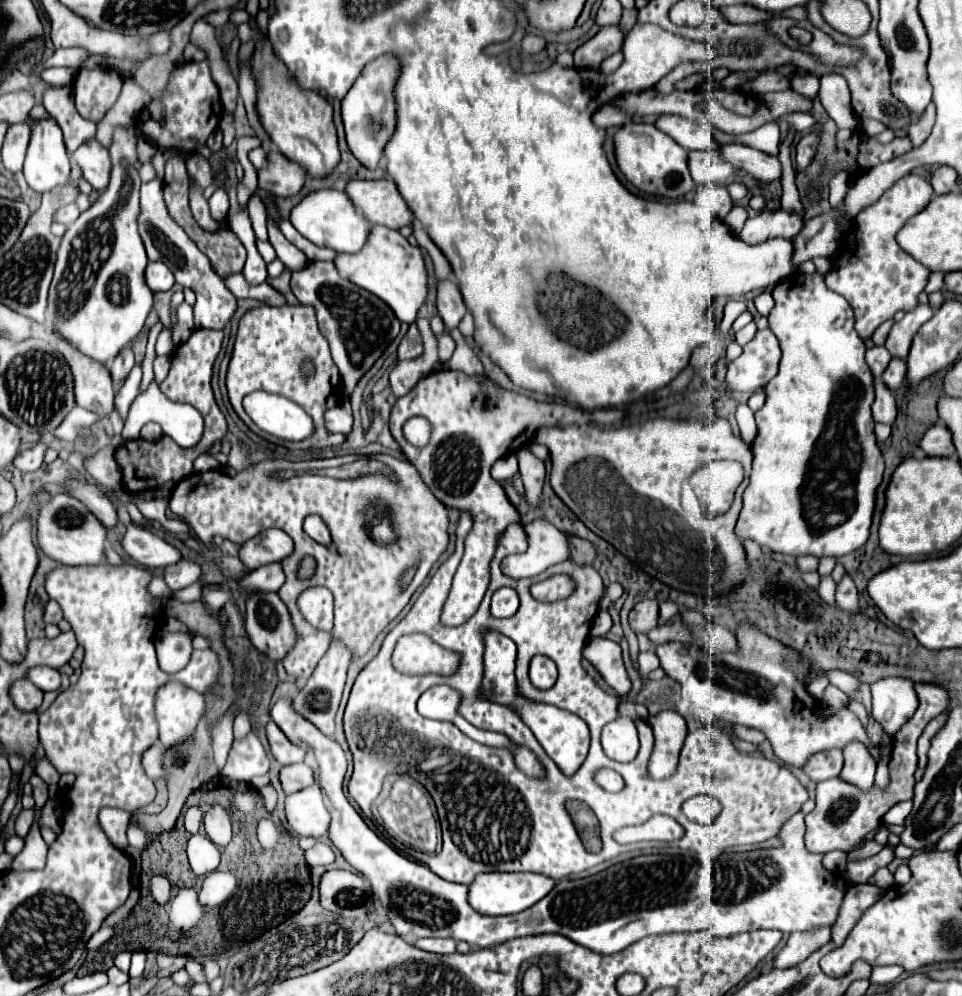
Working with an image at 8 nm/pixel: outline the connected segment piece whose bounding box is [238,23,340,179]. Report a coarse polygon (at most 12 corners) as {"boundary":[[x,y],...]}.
{"boundary":[[256,39],[258,115],[286,159],[326,179],[340,163],[332,105],[286,83]]}

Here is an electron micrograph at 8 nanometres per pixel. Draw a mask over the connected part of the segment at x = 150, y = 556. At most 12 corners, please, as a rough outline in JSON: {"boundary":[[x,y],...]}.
{"boundary":[[130,523],[122,545],[134,563],[160,569],[182,553],[154,531]]}

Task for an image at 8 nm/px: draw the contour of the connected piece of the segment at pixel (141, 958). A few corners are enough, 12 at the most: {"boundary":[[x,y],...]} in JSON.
{"boundary":[[134,952],[130,977],[140,977],[146,965],[146,953]]}

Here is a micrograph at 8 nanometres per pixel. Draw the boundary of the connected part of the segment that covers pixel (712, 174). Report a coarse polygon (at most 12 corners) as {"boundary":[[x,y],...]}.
{"boundary":[[712,151],[688,153],[698,185],[726,185],[734,165]]}

